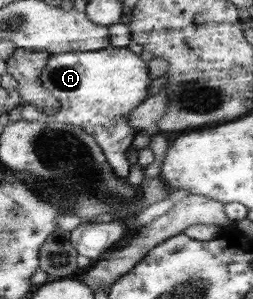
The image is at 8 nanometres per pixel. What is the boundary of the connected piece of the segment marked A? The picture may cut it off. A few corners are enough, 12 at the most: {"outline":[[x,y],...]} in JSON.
{"outline":[[128,47],[51,54],[40,81],[59,110],[28,122],[82,128],[118,177],[137,131],[125,115],[149,96]]}

